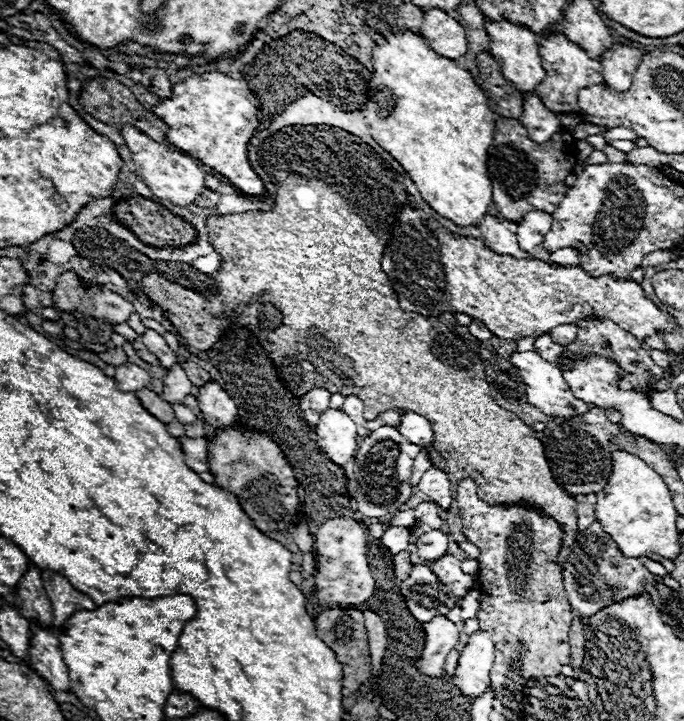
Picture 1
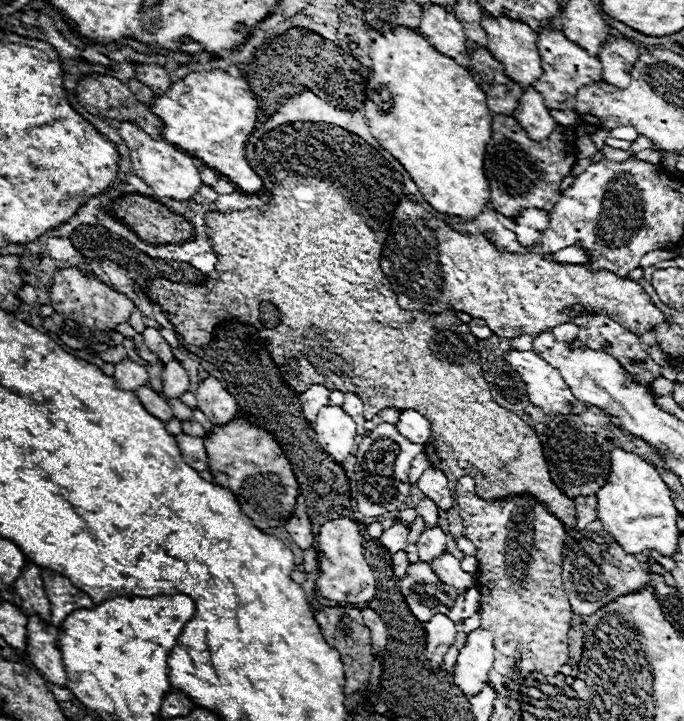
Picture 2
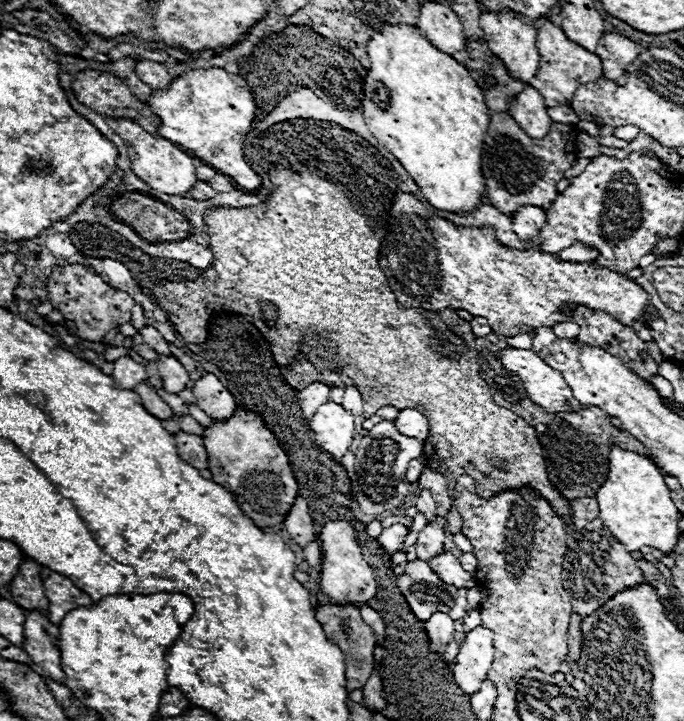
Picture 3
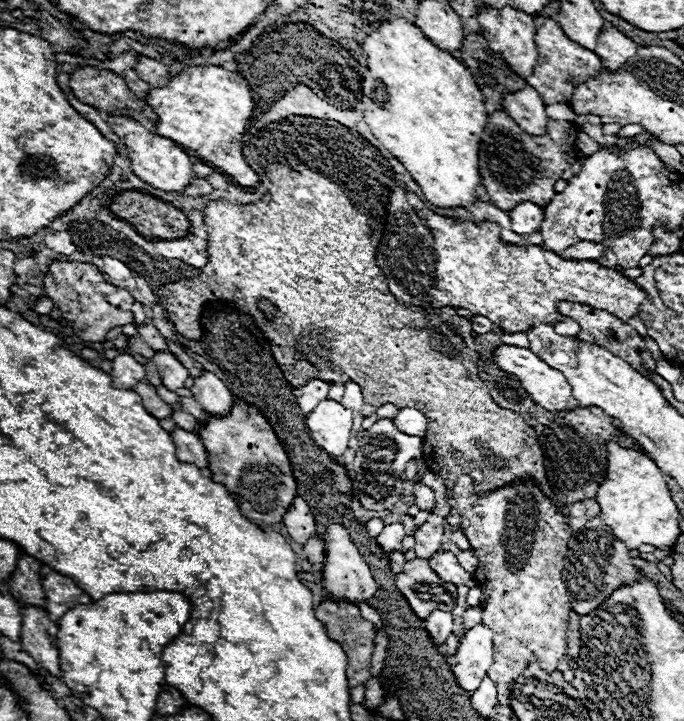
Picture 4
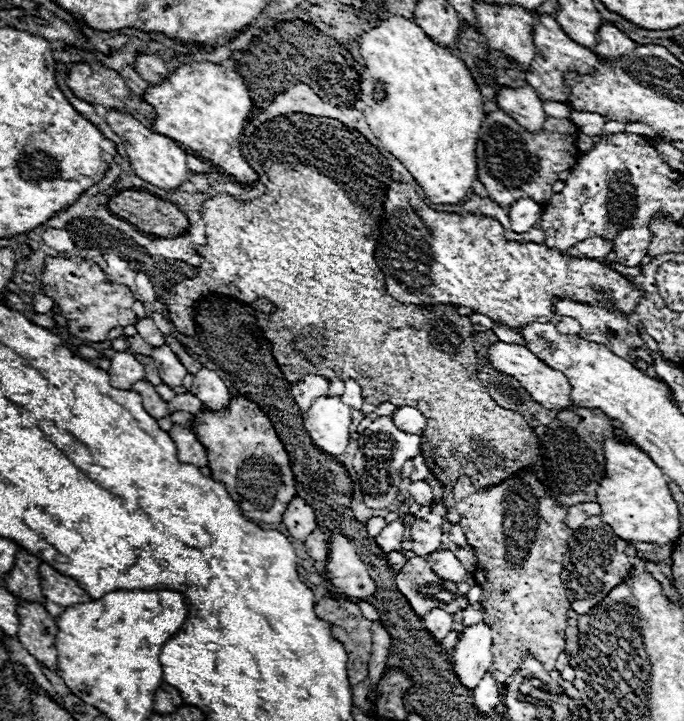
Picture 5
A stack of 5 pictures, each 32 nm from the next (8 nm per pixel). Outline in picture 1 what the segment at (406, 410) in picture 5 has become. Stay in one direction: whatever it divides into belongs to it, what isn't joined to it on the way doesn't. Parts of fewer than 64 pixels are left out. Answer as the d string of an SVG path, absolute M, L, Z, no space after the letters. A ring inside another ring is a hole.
M404 412L400 416L400 424L396 428L398 428L398 432L404 434L404 438L410 438L410 442L414 442L422 448L426 448L434 442L430 422L416 412Z

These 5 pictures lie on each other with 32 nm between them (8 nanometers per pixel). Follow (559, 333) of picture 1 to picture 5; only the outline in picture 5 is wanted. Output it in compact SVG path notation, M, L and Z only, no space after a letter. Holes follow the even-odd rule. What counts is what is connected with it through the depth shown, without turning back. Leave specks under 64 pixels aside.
M564 316L560 322L556 322L558 330L562 330L562 334L578 334L580 332L580 324L578 320L570 318L570 316Z

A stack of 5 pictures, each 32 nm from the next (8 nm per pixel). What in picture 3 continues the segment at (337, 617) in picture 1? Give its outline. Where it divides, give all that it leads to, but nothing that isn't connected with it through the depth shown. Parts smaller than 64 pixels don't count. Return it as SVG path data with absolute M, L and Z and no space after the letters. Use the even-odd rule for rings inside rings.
M324 604L324 606L316 608L316 618L318 618L318 622L322 622L326 638L330 638L330 642L338 644L340 650L344 650L344 658L346 658L346 690L352 692L354 688L364 686L366 680L372 674L374 632L362 620L360 610L354 604Z

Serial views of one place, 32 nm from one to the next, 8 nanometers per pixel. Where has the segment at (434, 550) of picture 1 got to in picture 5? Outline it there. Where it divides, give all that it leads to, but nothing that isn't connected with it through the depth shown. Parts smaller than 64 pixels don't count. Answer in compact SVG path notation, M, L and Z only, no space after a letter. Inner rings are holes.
M406 512L400 514L402 524L410 524L410 540L412 540L412 552L428 556L430 550L440 548L442 540L442 516L430 512L426 518L416 518L414 514Z

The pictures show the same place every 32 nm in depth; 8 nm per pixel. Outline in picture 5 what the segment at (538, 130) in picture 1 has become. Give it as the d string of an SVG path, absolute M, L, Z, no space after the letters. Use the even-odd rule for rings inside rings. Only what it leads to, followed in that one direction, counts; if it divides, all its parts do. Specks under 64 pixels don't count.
M502 86L496 94L496 104L502 112L510 114L520 126L524 126L530 132L538 132L542 128L542 122L546 120L542 100L538 98L536 90L530 90L530 86L524 88Z

